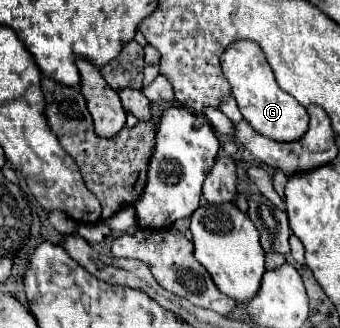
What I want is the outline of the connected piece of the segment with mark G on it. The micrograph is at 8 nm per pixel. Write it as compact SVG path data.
M237 40L227 46L227 50L221 54L221 68L231 84L231 92L239 104L239 110L243 118L263 136L273 138L277 142L289 142L299 140L307 132L309 114L307 110L287 92L279 88L275 82L275 76L271 72L271 66L265 60L265 54L261 46L253 40Z

